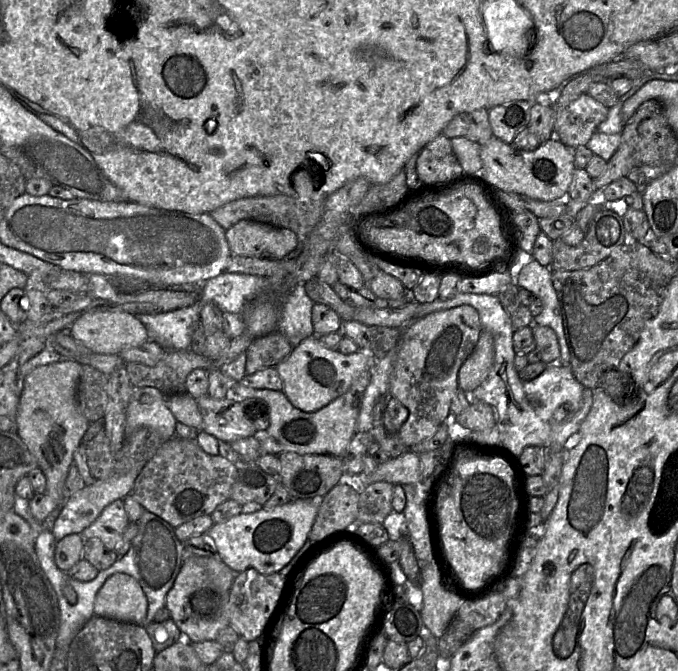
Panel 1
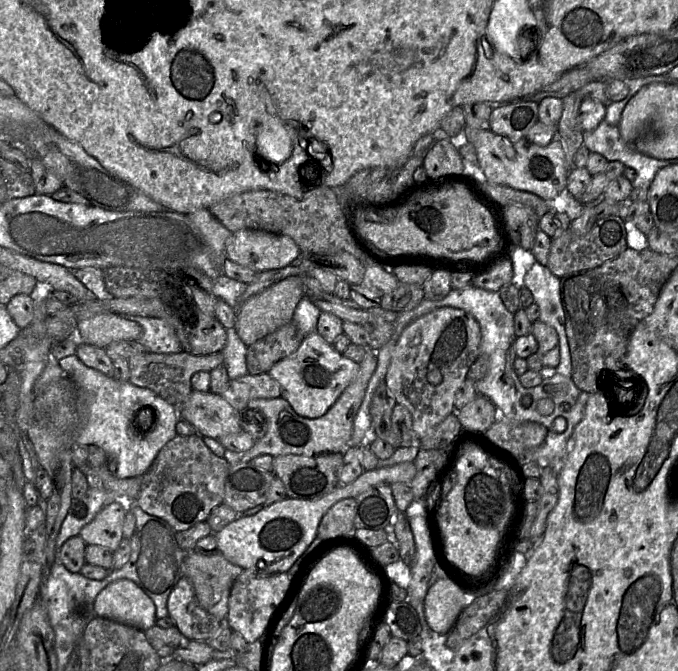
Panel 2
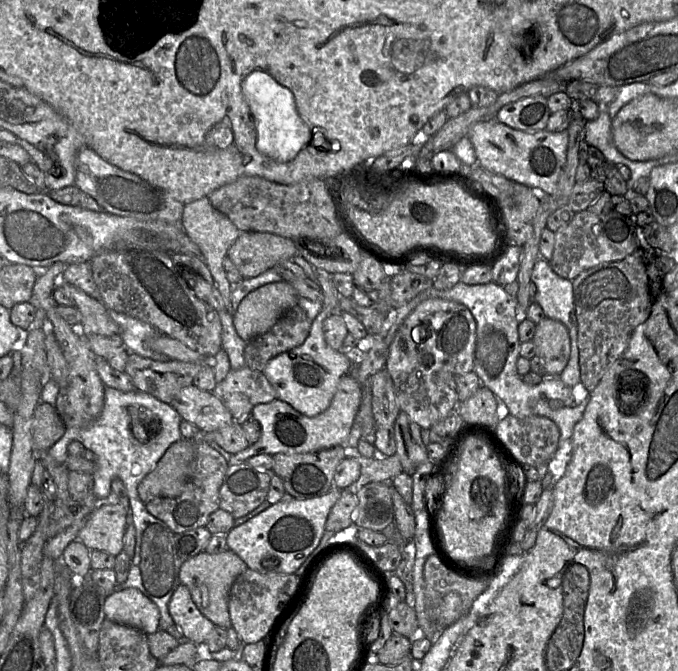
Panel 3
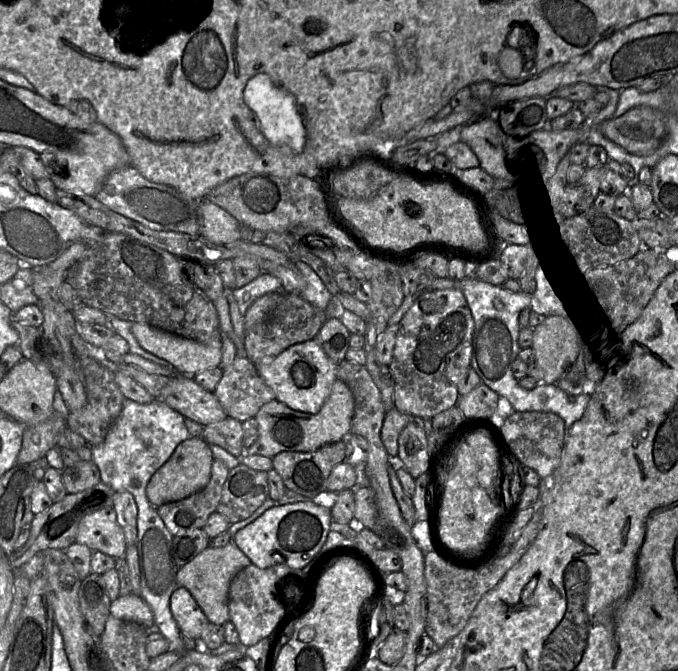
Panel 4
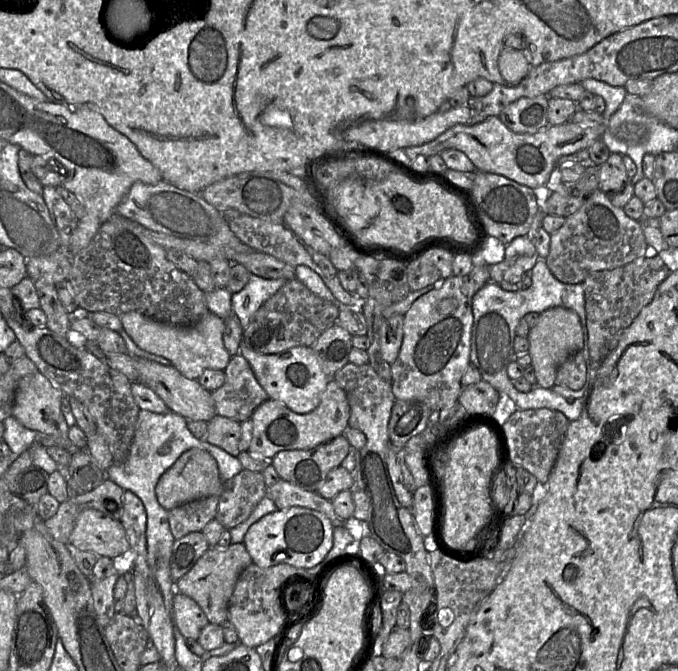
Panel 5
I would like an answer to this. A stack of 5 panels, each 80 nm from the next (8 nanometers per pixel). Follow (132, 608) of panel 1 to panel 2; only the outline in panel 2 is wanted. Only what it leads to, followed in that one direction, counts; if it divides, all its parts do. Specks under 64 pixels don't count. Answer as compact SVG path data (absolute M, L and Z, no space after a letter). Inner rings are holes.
M133 581L111 582L96 597L97 617L115 620L143 631L156 625L156 609L152 599Z

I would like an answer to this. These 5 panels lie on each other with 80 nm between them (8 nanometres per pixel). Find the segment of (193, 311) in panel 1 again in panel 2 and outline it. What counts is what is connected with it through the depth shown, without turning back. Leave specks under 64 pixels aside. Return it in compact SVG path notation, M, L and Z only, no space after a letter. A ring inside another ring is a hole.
M119 314L137 322L142 327L142 334L137 340L150 353L178 353L183 351L173 328L163 319Z

